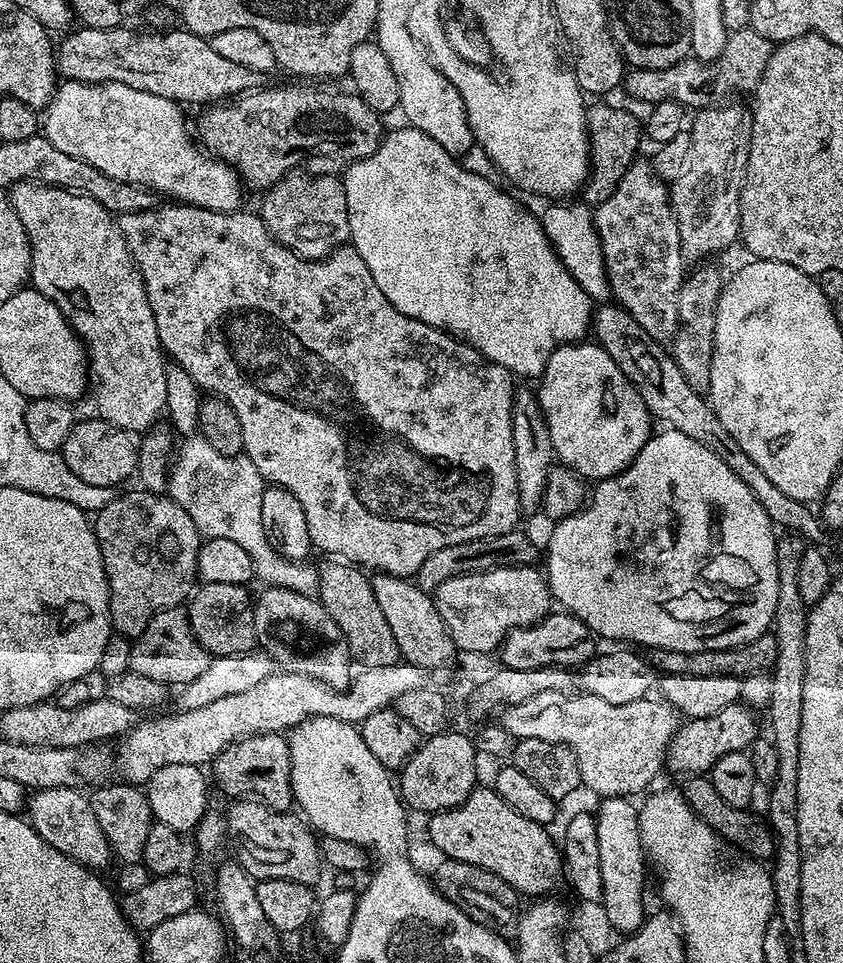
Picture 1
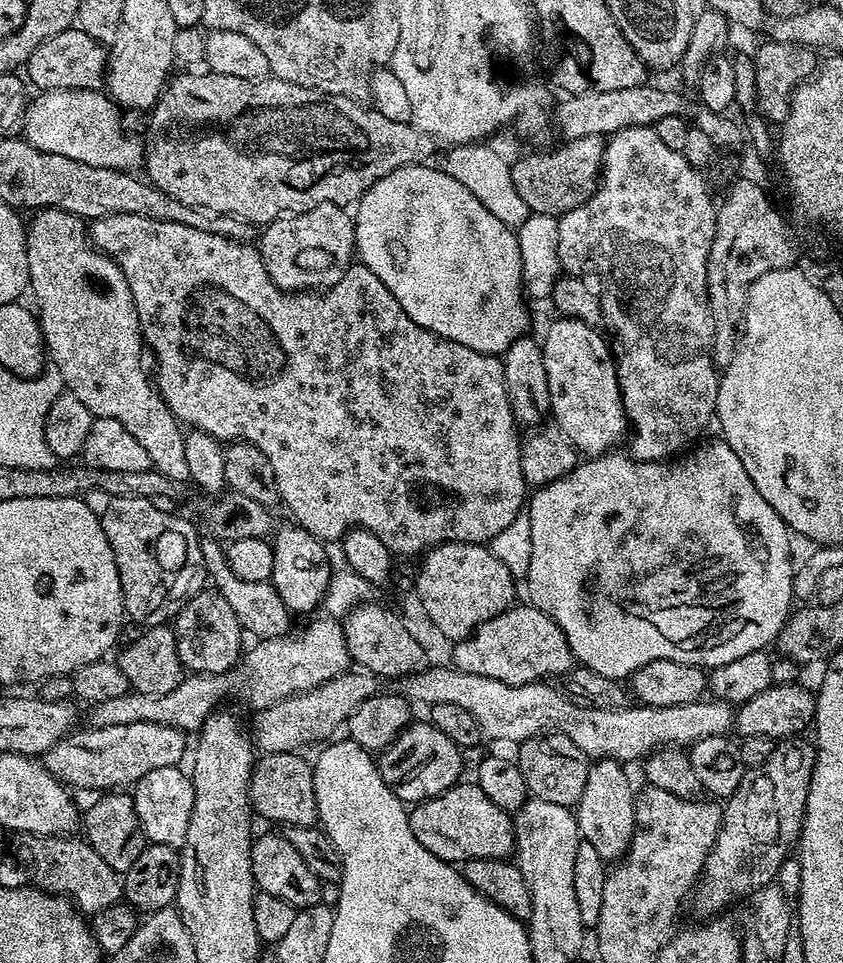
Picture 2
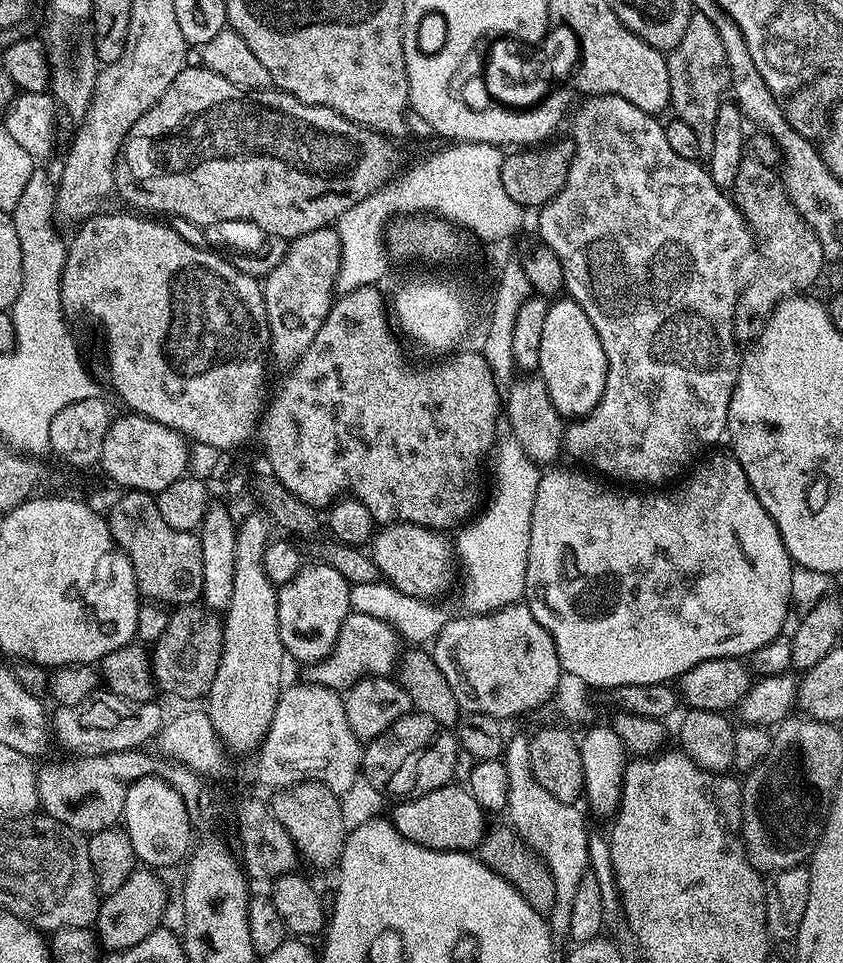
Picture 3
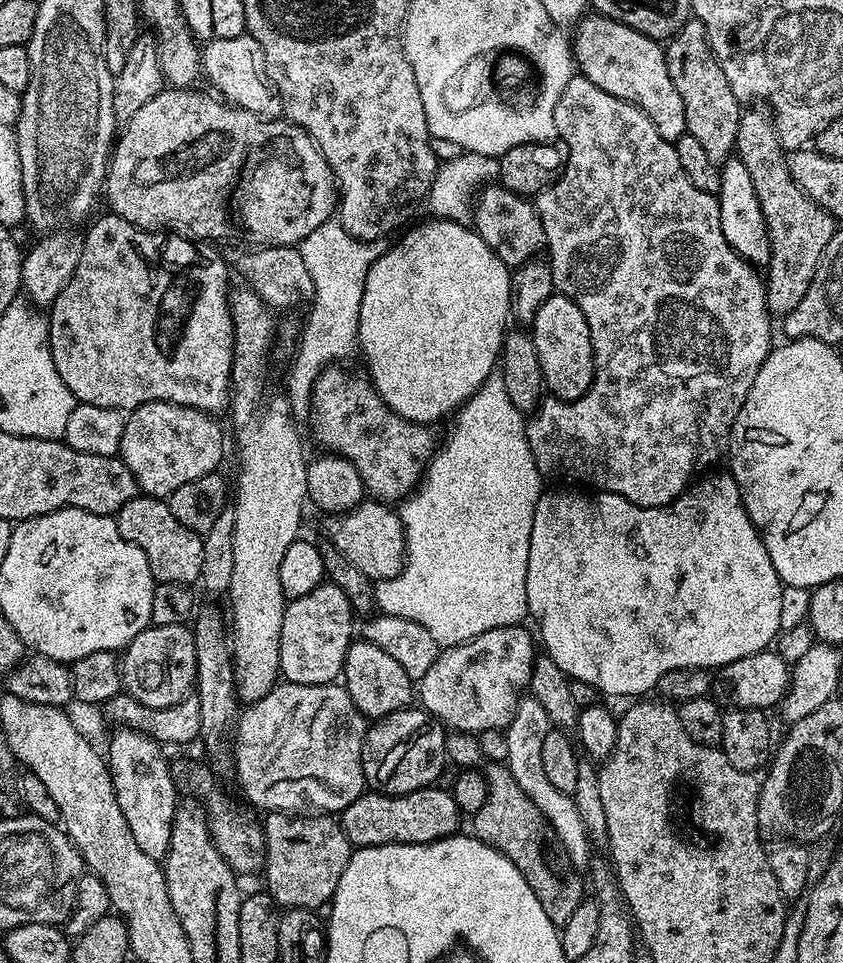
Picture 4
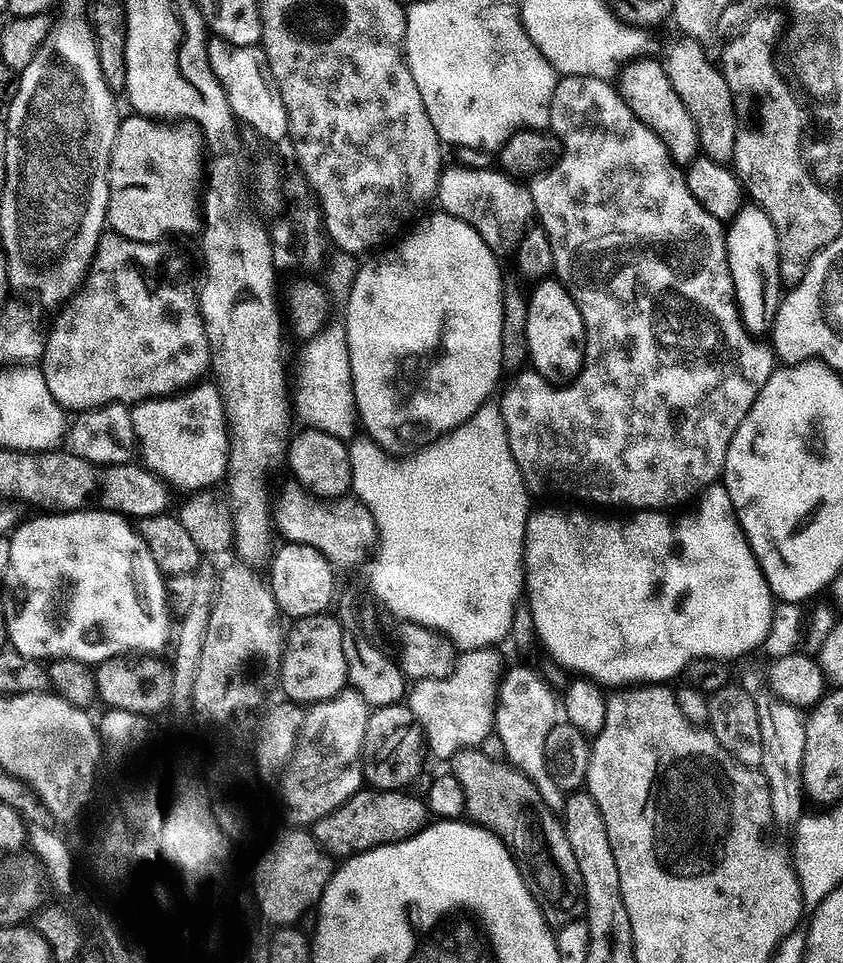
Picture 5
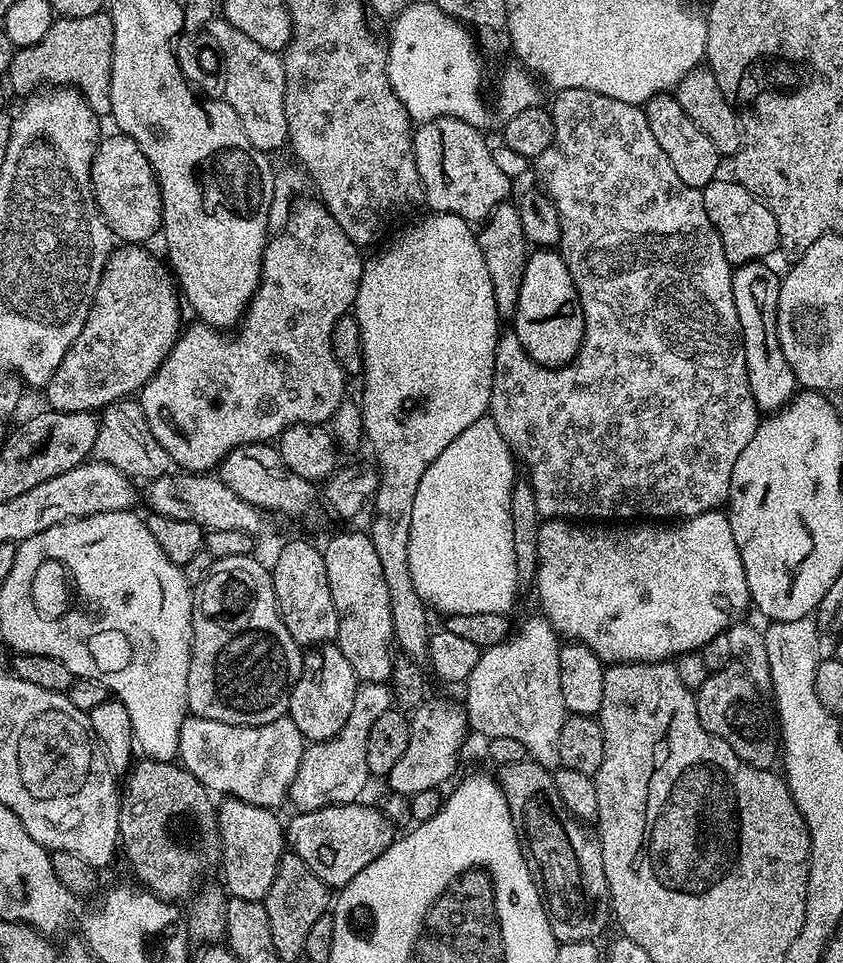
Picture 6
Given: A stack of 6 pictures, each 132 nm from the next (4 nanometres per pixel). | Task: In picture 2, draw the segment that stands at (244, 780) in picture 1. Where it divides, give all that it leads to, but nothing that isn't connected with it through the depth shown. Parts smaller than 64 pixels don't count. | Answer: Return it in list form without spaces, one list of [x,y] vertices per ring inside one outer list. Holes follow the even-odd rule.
[[[299,751],[270,752],[253,763],[248,797],[252,799],[252,811],[259,819],[261,816],[264,820],[294,828],[310,828],[317,823],[318,806],[314,798],[312,764],[300,755]]]

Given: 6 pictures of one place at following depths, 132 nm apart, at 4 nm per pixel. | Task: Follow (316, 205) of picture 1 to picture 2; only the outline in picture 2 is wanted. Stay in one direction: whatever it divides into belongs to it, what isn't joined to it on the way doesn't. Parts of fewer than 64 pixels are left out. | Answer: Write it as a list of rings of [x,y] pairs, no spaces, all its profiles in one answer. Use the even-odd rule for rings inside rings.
[[[321,202],[305,212],[280,217],[259,233],[258,251],[270,278],[284,292],[323,290],[334,286],[354,263],[356,221],[347,207]]]

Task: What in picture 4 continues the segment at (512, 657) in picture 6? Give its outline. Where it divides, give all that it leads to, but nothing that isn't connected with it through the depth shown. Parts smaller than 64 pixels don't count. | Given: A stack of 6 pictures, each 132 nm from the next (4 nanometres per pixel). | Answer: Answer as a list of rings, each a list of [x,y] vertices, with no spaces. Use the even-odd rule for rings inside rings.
[[[531,698],[521,699],[516,705],[514,718],[508,724],[506,735],[508,738],[508,759],[506,761],[510,774],[514,774],[514,782],[522,786],[526,798],[542,810],[542,818],[550,822],[554,834],[558,834],[558,842],[566,850],[573,868],[577,870],[587,869],[590,855],[593,853],[593,845],[589,841],[586,826],[583,825],[582,815],[578,812],[573,797],[569,793],[557,790],[546,778],[546,769],[542,766],[542,738],[550,731],[548,715],[538,702]]]

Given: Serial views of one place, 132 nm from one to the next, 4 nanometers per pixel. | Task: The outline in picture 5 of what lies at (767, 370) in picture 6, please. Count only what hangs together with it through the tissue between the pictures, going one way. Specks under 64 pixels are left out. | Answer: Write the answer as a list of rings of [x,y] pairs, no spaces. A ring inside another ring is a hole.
[[[745,206],[730,222],[724,241],[728,251],[730,278],[734,282],[736,306],[740,310],[740,320],[751,336],[760,338],[763,332],[764,335],[771,333],[772,324],[776,321],[776,311],[782,299],[778,234],[774,230],[774,222],[770,222],[763,208]]]

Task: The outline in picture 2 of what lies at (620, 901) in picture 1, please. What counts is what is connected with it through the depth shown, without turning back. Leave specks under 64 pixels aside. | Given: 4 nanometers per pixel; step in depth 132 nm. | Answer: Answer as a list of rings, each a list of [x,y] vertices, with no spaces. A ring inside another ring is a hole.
[[[597,759],[589,763],[586,774],[586,790],[582,790],[582,798],[576,803],[576,825],[580,831],[580,839],[590,842],[594,850],[598,850],[605,862],[616,862],[628,853],[628,847],[634,834],[634,810],[637,793],[632,792],[632,780],[623,763],[618,760]]]

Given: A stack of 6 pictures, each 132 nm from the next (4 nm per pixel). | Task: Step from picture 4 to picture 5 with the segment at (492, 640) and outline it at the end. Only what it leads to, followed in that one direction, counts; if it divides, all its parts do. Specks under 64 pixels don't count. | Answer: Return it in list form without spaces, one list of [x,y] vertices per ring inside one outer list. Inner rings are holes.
[[[495,647],[479,648],[469,652],[460,652],[456,657],[454,670],[446,678],[426,678],[415,681],[406,696],[406,703],[420,724],[424,742],[429,753],[432,752],[444,762],[451,761],[456,752],[464,748],[475,748],[480,745],[486,734],[494,731],[494,707],[498,679],[502,674],[500,656]]]

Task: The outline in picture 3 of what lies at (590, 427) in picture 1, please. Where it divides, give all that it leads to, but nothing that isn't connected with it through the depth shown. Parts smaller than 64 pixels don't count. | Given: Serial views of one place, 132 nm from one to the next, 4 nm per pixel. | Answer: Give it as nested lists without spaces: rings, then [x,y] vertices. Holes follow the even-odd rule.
[[[556,298],[546,310],[542,343],[538,350],[538,374],[546,382],[554,410],[565,418],[592,415],[604,393],[608,359],[606,350],[582,306],[570,298]]]

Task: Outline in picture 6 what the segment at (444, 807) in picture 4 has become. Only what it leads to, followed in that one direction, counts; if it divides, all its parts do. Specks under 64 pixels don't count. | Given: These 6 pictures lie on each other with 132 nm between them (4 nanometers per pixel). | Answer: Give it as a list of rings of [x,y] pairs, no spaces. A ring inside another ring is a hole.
[[[335,804],[309,812],[297,811],[295,815],[286,824],[287,847],[332,890],[342,889],[358,878],[358,874],[382,855],[398,836],[393,823],[378,807],[370,805]]]

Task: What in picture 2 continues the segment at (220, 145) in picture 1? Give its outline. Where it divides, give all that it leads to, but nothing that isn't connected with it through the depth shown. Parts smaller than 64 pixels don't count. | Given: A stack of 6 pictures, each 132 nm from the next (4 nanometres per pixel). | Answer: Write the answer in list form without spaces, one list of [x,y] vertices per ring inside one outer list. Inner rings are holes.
[[[207,70],[193,76],[178,76],[165,87],[156,107],[150,112],[152,121],[148,124],[143,162],[143,167],[148,168],[147,179],[158,190],[188,206],[238,215],[259,226],[272,224],[282,216],[305,212],[321,202],[359,201],[374,182],[402,166],[431,161],[438,148],[437,141],[430,134],[418,130],[412,123],[390,122],[374,107],[338,94],[294,86],[294,82],[275,78],[247,80]],[[243,116],[344,116],[344,132],[264,132],[256,144],[237,146],[236,152],[244,164],[228,156],[224,160],[224,168],[220,168],[220,140],[235,130],[236,124],[232,119],[240,120]]]

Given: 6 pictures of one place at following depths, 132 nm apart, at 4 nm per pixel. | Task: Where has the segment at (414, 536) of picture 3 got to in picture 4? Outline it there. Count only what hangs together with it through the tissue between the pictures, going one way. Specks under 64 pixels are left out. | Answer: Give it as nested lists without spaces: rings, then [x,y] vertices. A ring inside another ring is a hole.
[[[368,498],[356,508],[343,514],[331,517],[328,524],[327,539],[369,580],[389,580],[394,578],[404,568],[404,523],[400,520],[399,511],[392,512],[387,503],[375,498]]]

